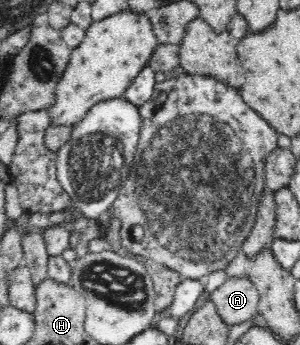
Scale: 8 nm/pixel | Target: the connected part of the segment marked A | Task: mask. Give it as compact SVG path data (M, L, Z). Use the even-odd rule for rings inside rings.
M227 277L225 283L210 294L209 300L228 326L239 325L258 315L260 296L246 278Z

